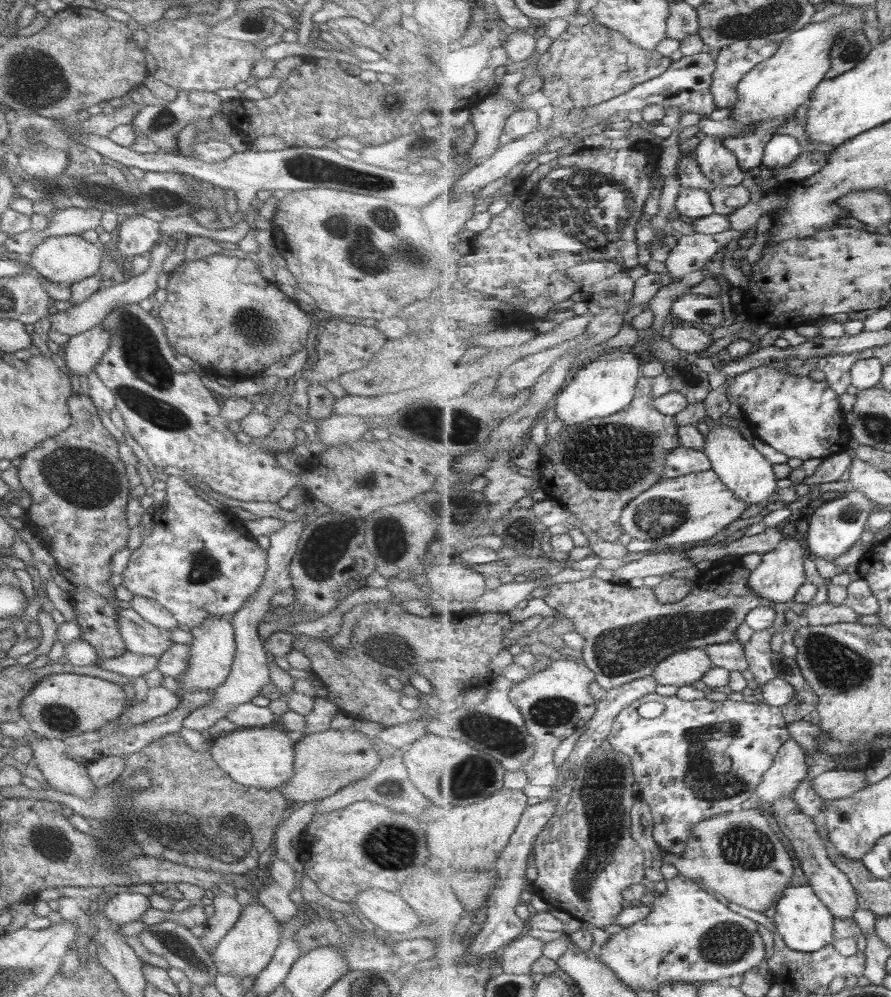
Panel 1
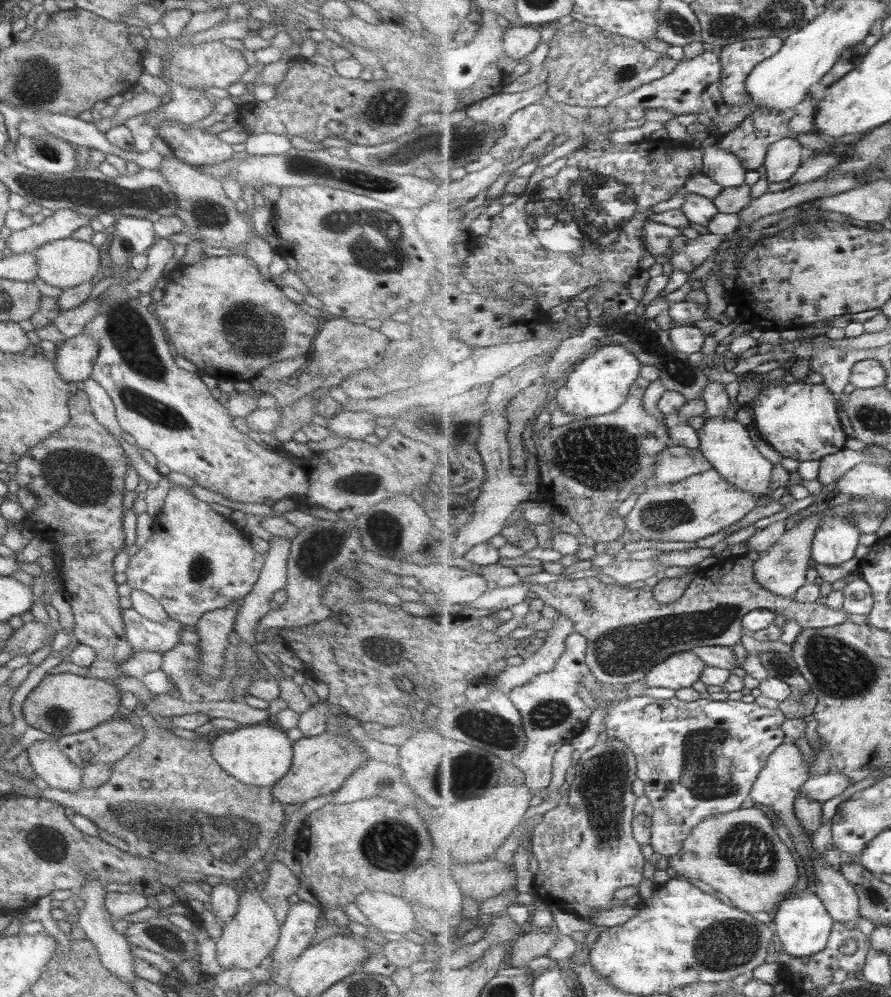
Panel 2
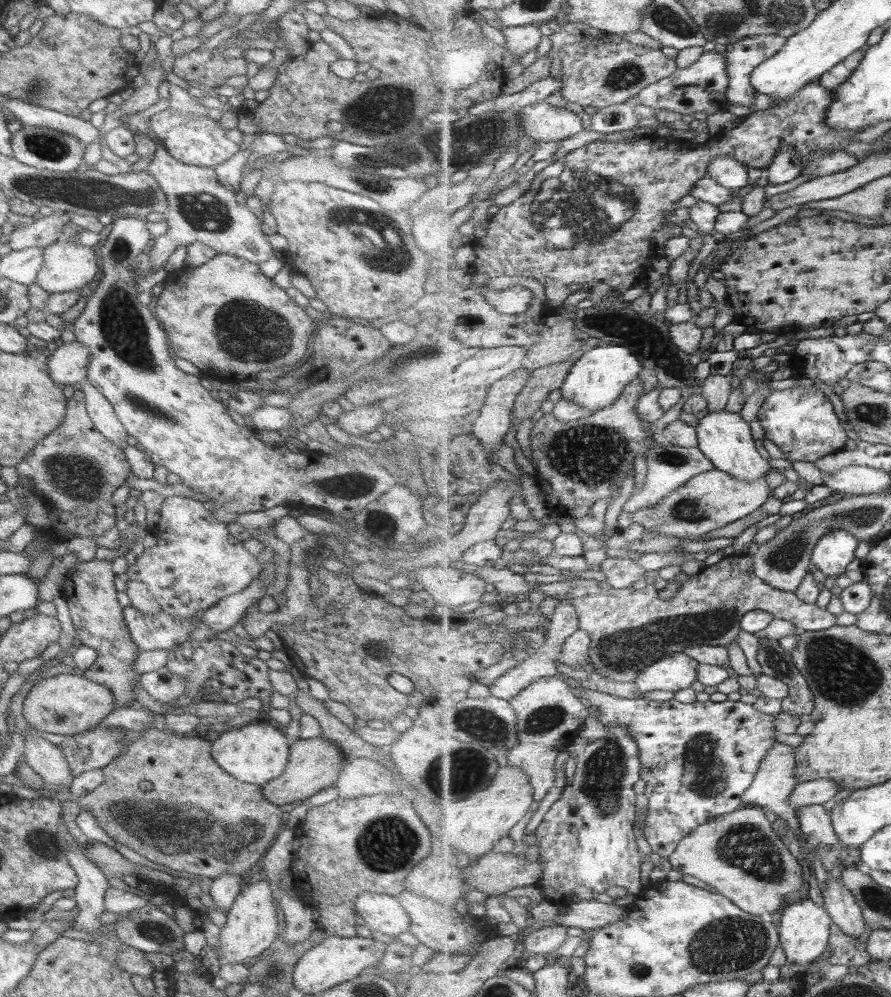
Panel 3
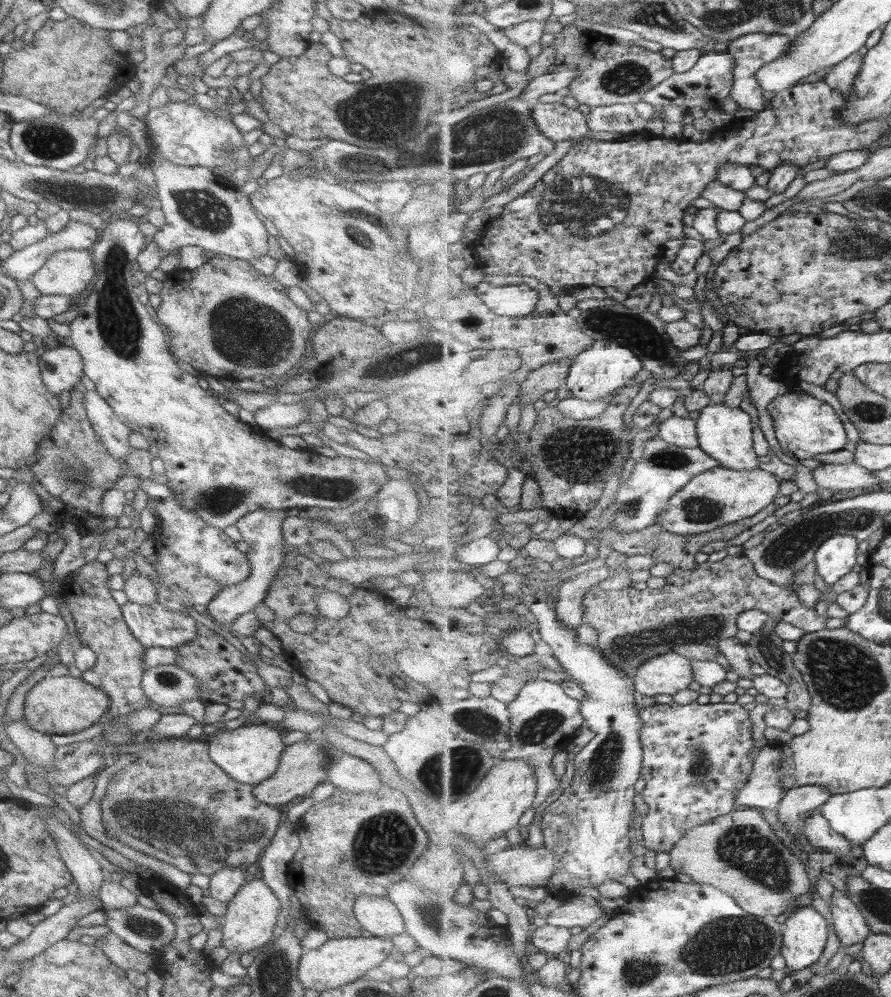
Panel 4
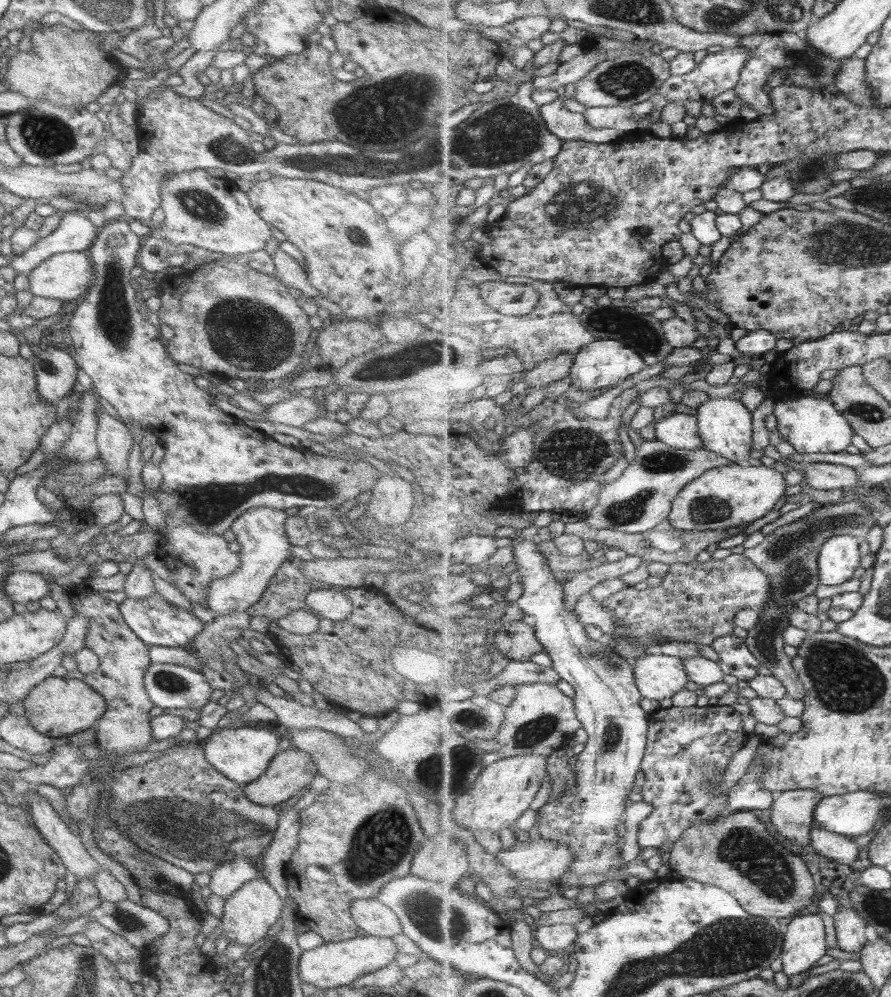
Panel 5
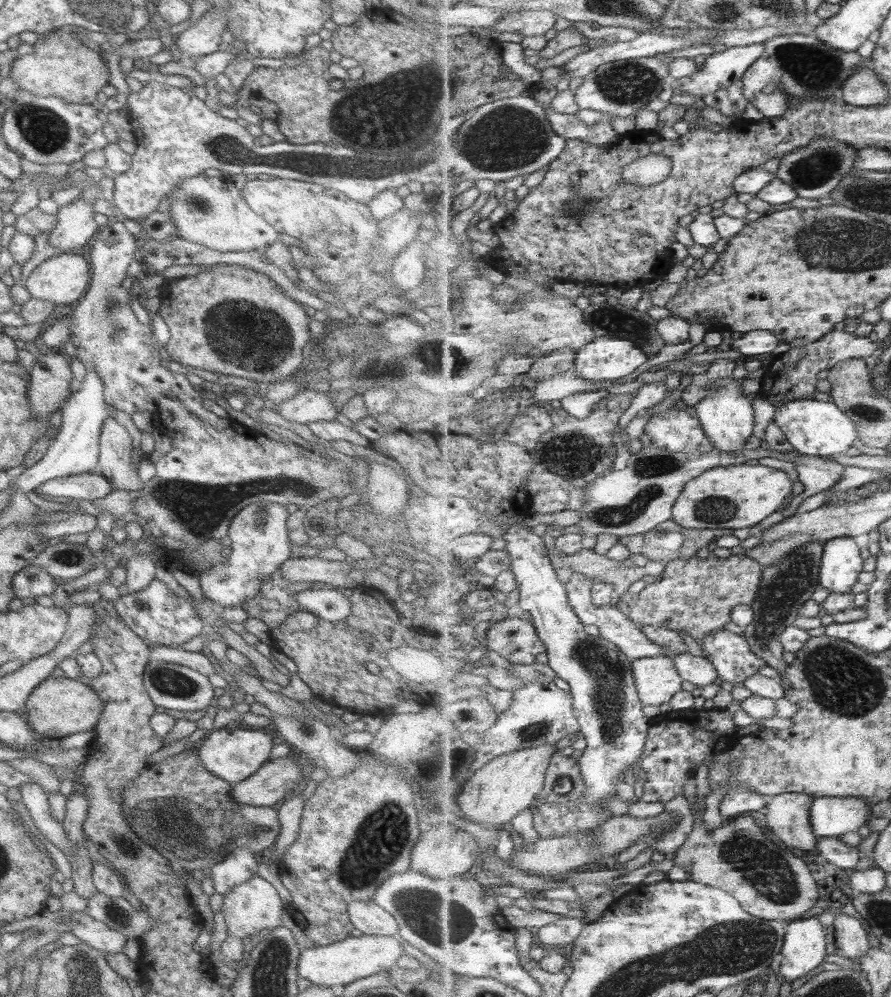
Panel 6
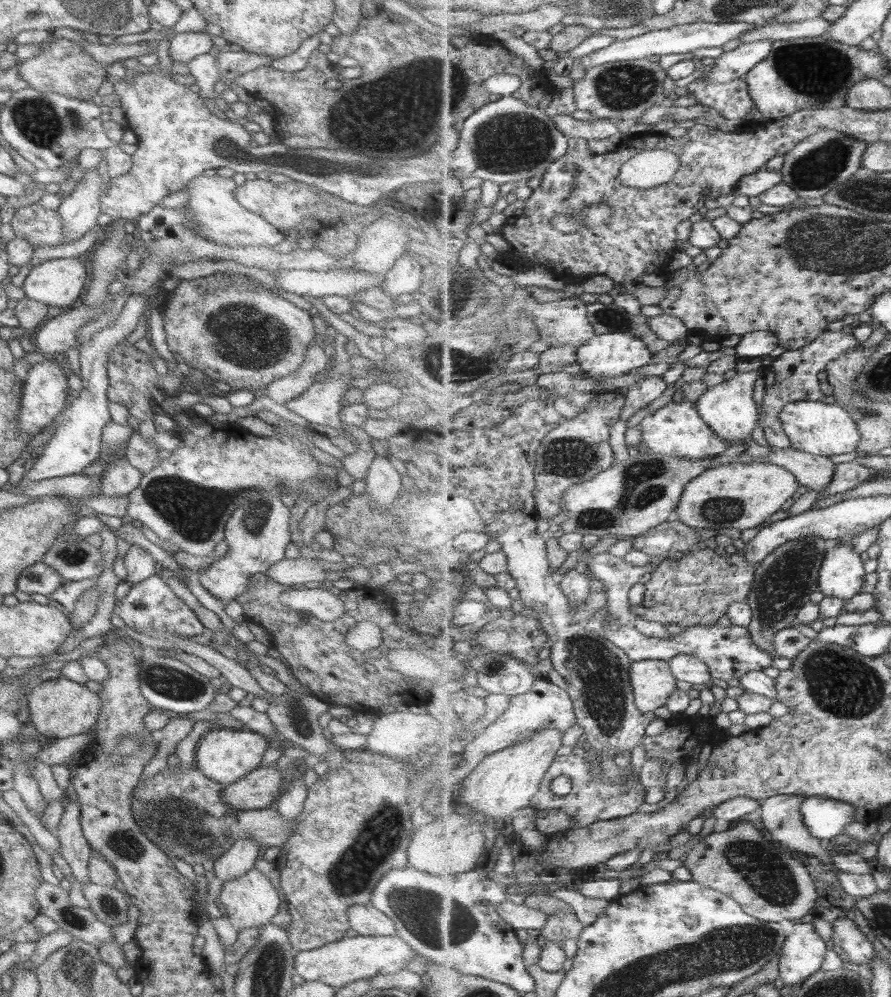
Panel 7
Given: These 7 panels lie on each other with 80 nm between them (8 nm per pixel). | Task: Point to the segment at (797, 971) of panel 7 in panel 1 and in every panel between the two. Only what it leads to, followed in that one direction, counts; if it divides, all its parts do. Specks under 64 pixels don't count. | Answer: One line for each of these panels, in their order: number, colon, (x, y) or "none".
1: (806, 923)
2: (803, 923)
3: (805, 930)
4: (807, 930)
5: (805, 946)
6: (805, 947)

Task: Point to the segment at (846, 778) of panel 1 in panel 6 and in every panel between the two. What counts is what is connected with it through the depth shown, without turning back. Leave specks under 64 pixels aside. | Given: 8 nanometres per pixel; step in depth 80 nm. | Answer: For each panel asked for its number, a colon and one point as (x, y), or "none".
2: (824, 787)
3: (820, 791)
4: (798, 803)
5: (793, 814)
6: (788, 816)

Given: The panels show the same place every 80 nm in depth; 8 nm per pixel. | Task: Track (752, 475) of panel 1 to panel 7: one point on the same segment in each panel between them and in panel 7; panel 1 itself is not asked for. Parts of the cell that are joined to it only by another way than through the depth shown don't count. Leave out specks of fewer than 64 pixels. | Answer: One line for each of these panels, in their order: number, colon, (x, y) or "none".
2: (726, 443)
3: (725, 438)
4: (726, 434)
5: (726, 426)
6: (726, 415)
7: (729, 408)

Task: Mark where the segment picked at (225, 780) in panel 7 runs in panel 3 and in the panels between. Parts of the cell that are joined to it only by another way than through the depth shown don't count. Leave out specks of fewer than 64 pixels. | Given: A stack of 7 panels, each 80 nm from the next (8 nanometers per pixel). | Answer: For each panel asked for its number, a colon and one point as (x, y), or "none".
3: (255, 753)
4: (249, 754)
5: (241, 754)
6: (233, 754)

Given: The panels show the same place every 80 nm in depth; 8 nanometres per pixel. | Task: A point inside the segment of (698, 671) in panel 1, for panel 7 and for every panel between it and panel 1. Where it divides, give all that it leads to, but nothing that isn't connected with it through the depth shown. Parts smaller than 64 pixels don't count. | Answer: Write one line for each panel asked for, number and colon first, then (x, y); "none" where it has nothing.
2: (681, 670)
3: (678, 671)
4: (669, 673)
5: (658, 675)
6: (658, 680)
7: (653, 681)

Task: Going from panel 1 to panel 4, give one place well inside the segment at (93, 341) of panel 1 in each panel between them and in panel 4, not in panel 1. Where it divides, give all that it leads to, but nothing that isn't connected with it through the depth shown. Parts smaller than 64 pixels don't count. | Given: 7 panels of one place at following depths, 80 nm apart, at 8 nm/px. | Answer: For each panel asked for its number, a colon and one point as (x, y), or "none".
2: (73, 359)
3: (66, 365)
4: (60, 369)

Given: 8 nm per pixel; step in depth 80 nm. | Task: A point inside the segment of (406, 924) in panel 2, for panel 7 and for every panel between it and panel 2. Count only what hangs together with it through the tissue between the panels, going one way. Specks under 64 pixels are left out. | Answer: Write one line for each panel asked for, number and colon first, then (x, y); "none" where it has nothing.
3: (382, 913)
4: (377, 915)
5: (372, 918)
6: (366, 917)
7: (365, 920)

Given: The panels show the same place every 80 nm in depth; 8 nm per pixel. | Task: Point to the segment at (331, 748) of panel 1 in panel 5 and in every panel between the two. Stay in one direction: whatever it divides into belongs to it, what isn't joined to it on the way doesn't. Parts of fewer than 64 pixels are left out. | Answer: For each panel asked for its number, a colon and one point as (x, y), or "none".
2: (320, 764)
3: (312, 764)
4: (302, 766)
5: (291, 769)

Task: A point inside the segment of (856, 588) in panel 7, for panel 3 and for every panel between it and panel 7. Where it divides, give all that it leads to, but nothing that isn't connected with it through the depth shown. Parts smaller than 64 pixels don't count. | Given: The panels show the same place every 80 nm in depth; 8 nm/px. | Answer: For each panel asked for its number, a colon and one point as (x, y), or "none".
3: (835, 551)
4: (836, 557)
5: (838, 557)
6: (841, 564)

